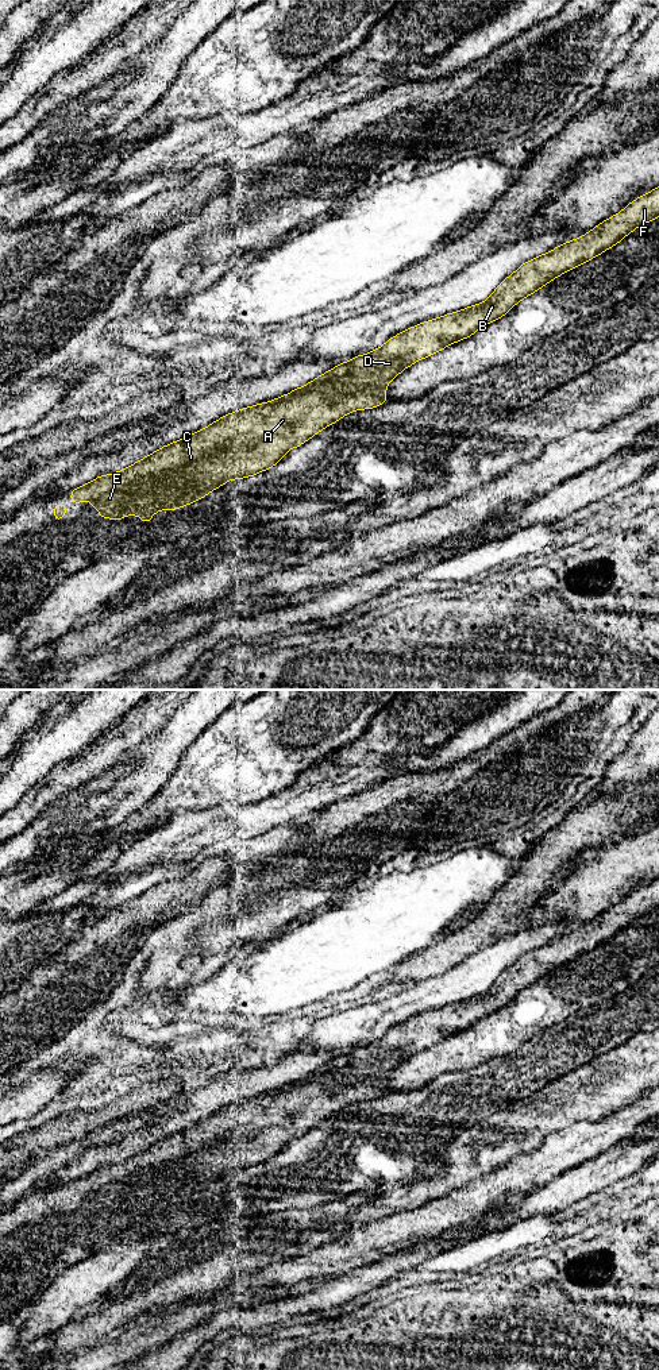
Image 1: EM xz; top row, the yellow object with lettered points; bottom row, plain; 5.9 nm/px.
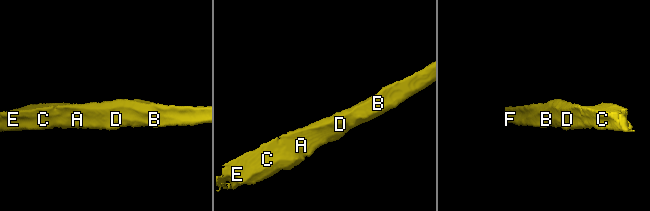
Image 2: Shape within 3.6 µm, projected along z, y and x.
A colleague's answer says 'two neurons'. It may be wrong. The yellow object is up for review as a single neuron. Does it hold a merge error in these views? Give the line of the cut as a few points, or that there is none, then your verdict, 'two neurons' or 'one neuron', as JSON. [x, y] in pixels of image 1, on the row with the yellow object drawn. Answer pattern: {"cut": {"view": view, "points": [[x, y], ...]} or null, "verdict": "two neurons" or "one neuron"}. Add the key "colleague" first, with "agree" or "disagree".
{"colleague": "disagree", "cut": null, "verdict": "one neuron"}

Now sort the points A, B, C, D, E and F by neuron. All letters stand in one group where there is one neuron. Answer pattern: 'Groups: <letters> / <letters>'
Groups: A B C D E F

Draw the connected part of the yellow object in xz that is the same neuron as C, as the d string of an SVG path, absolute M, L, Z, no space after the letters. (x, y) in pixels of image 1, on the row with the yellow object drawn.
M659 188L640 196L620 213L600 223L583 236L523 263L512 275L501 281L486 301L400 332L379 348L335 366L292 393L226 414L207 428L157 449L119 472L100 475L81 487L72 489L70 499L77 506L82 499L88 499L93 508L99 509L101 518L119 521L126 516L139 514L140 521L149 524L158 510L177 510L204 498L231 479L243 479L269 470L289 449L300 447L352 410L385 405L388 402L386 385L406 367L470 337L554 278L605 252L629 232L656 217L659 217Z

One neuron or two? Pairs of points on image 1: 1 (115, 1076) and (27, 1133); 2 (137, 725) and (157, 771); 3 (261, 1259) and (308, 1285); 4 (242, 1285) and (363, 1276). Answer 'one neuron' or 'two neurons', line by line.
1: one neuron
2: two neurons
3: two neurons
4: two neurons

